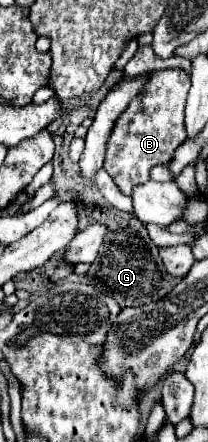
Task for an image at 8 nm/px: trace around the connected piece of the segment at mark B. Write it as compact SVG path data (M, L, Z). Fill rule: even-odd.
M182 69L156 71L116 119L106 145L104 169L124 195L132 197L132 189L150 179L150 169L154 165L168 165L174 151L186 141L184 105L188 89L190 77Z

